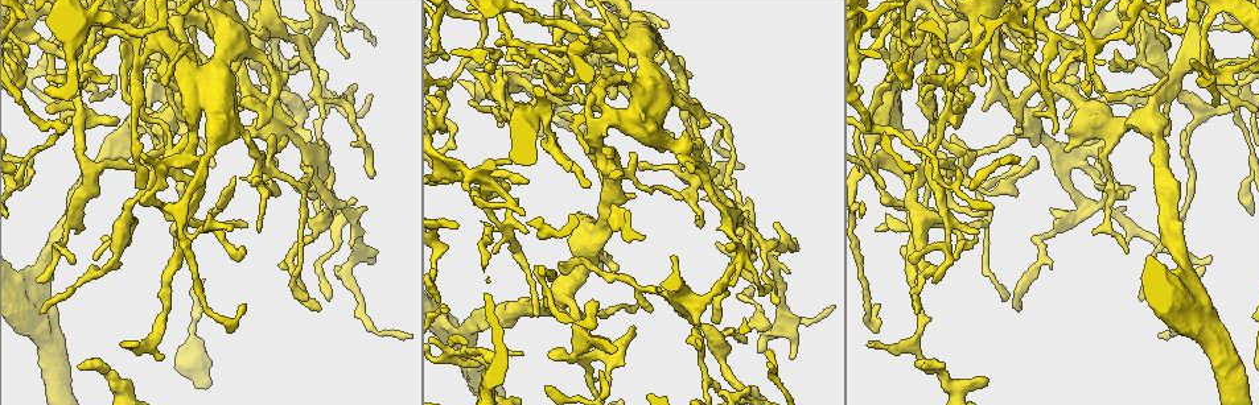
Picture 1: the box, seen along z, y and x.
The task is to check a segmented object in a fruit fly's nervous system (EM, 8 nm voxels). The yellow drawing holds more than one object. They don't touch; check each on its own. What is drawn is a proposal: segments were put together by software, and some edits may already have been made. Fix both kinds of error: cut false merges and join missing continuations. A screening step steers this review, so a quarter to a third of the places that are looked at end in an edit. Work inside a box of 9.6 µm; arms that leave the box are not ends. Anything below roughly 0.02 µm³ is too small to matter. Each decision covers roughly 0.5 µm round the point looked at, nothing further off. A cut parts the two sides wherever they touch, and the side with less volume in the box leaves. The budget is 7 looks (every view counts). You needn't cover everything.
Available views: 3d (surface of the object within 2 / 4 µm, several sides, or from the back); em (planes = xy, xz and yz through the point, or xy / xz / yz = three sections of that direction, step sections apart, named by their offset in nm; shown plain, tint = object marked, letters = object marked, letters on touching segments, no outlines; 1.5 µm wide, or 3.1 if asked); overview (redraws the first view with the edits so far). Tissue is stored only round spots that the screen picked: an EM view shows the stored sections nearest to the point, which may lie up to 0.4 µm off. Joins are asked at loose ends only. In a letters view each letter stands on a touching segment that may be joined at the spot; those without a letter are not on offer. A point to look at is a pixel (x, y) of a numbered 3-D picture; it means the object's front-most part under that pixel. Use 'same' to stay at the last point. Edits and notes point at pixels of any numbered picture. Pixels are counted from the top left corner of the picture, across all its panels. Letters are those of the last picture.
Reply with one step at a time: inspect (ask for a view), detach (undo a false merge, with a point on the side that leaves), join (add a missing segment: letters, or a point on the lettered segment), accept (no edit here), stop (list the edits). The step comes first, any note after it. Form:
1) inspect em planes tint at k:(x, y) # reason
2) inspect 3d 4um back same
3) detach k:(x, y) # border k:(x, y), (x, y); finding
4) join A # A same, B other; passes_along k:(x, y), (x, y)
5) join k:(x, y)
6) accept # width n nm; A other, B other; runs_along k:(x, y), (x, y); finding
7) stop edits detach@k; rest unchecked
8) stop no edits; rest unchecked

inspect em yz step 8 tint at 1:(573, 353) # branch point

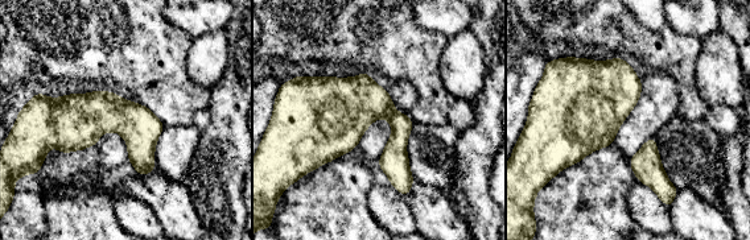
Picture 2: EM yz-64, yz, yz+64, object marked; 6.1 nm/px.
inspect em yz step 8 letters same

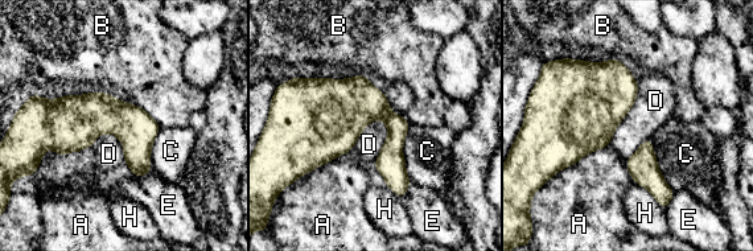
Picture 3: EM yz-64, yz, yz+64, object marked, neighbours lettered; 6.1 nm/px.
accept # A other, B other, C other, D other, E other, H other; one cell here

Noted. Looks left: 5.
inspect em planes plain at 1:(555, 276)

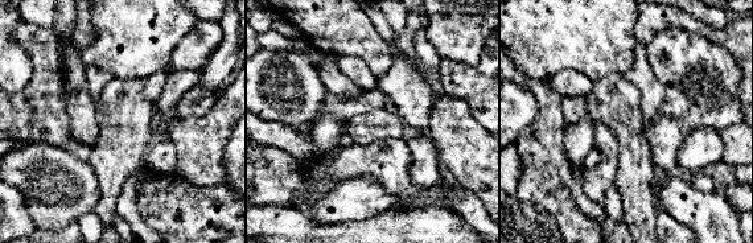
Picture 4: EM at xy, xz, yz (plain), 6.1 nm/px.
inspect em planes tint same # with the object marked

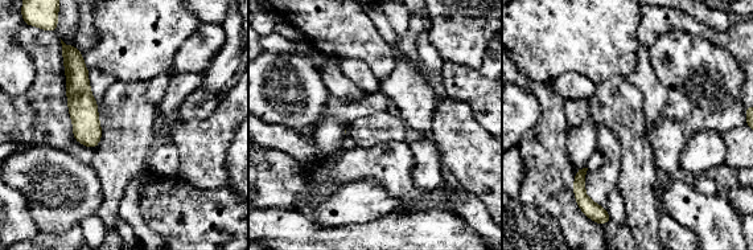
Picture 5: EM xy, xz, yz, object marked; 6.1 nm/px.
inspect em planes letters same

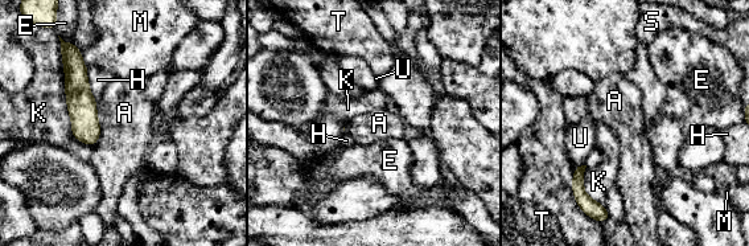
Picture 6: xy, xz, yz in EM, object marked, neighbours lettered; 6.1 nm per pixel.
accept # A other, E other, H other, K other, M other, S other, T other, U other; border 6:(97, 102), (99, 138), (91, 146); no lettered segment goes on from it

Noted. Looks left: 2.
inspect em xy step 4 tint at 1:(80, 366) # an open end

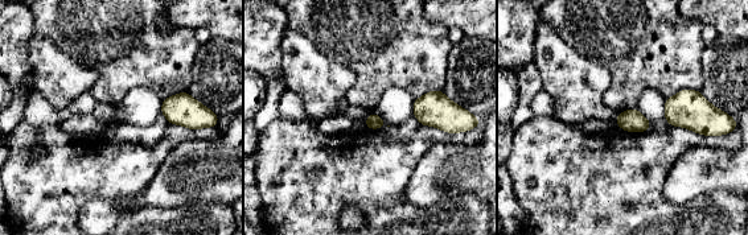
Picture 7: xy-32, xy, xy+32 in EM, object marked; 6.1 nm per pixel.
inspect em xz step 8 letters same

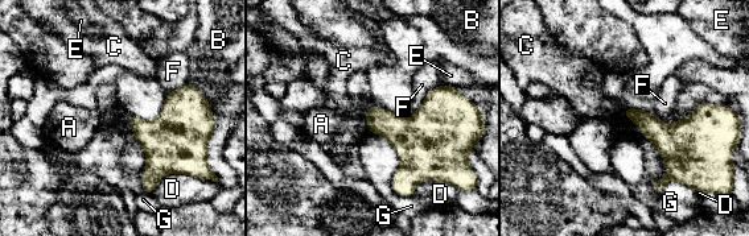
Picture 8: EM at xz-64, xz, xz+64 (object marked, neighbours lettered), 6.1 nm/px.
accept # width 120 nm; A other, B other, C other, D other, E other, F other, G other; border 8:(192, 176), (167, 173), (152, 194); no lettered segment goes on from it

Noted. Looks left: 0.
stop no edits; rest unchecked

